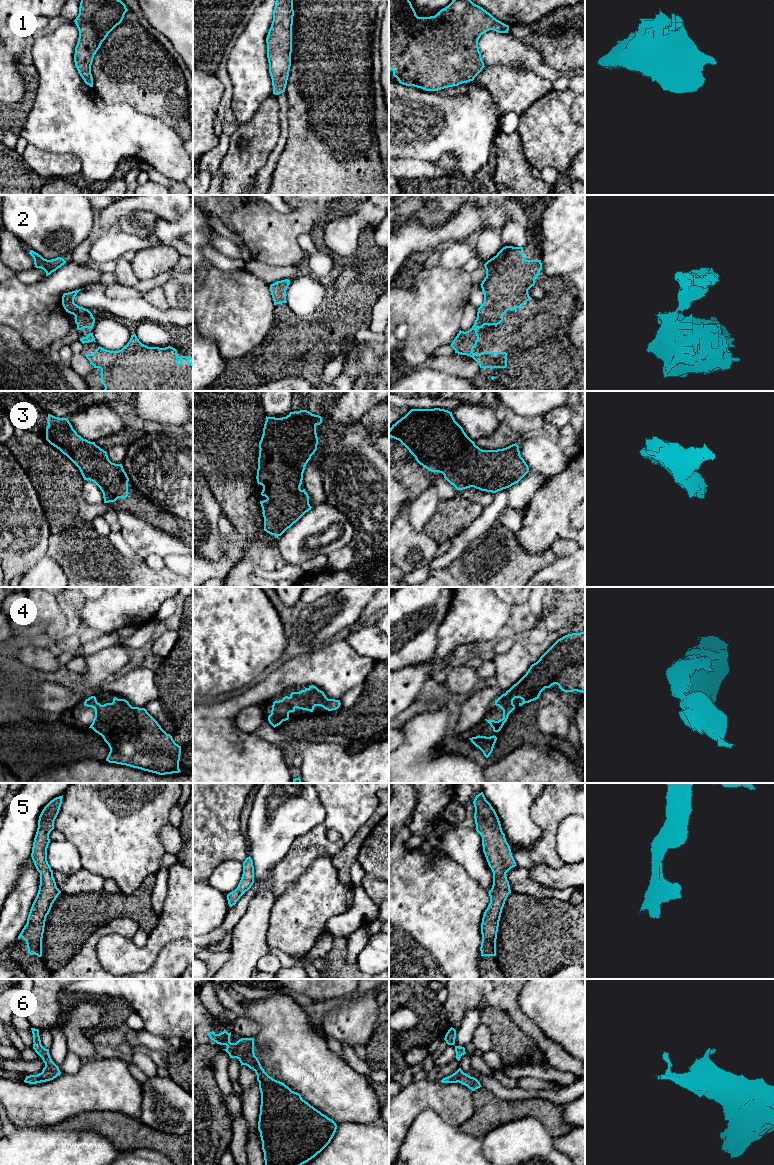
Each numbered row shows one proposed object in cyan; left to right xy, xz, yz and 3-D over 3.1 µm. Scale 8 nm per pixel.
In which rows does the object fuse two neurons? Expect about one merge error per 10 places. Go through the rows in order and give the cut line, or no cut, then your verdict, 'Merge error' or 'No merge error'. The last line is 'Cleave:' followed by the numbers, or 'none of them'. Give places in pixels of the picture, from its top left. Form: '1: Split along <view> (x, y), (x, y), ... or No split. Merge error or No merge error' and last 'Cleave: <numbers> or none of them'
1: No split. No merge error
2: No split. No merge error
3: No split. No merge error
4: No split. No merge error
5: No split. No merge error
6: No split. No merge error
Cleave: none of them

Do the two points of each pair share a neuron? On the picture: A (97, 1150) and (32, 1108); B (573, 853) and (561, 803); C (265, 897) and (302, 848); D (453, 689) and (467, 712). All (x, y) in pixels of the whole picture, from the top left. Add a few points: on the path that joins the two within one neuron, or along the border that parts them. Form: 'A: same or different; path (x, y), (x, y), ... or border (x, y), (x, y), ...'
A: different; border (25, 1126), (48, 1127)
B: different; border (574, 814), (562, 820), (556, 839)
C: different; border (273, 865), (269, 873), (269, 879), (275, 898)
D: different; border (481, 685), (468, 696)

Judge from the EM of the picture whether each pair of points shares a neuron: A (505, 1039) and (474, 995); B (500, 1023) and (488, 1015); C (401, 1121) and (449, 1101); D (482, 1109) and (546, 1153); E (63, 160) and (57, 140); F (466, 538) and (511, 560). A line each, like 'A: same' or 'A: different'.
A: different
B: same
C: same
D: different
E: different
F: different

